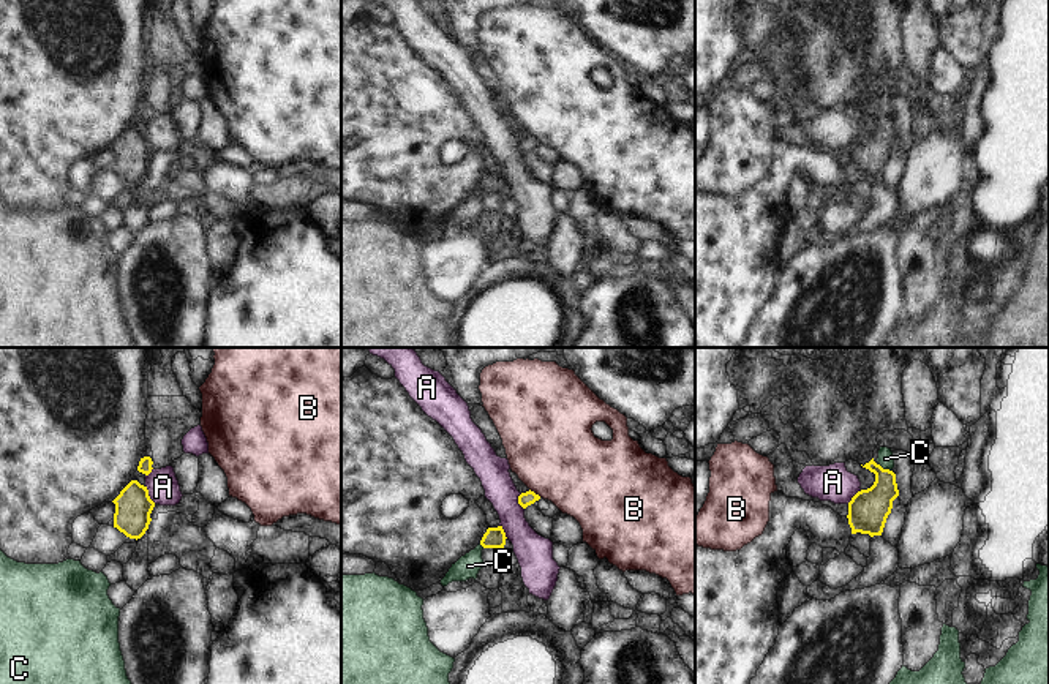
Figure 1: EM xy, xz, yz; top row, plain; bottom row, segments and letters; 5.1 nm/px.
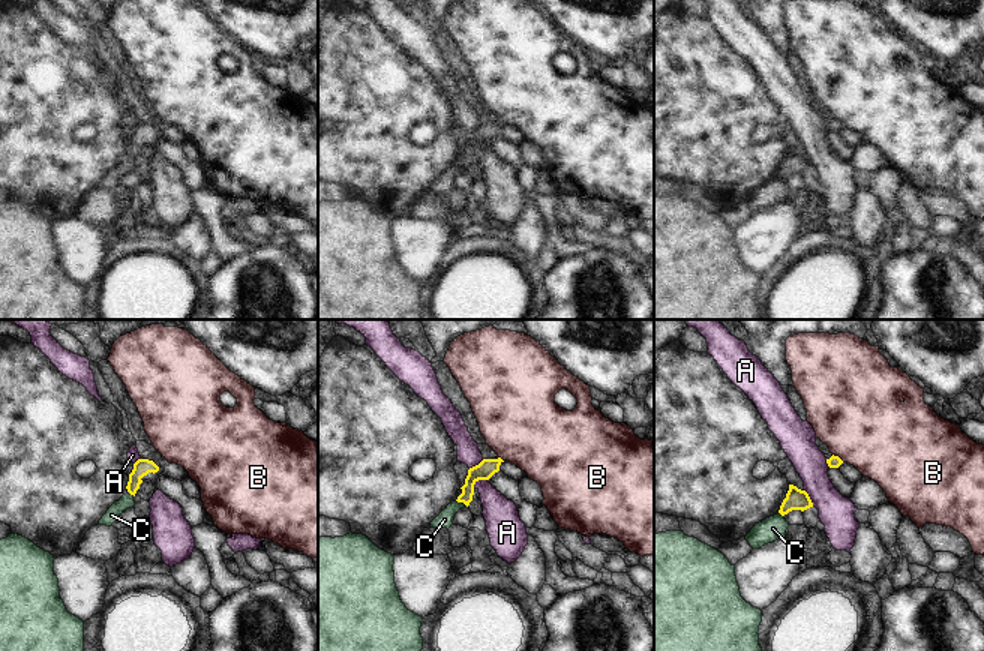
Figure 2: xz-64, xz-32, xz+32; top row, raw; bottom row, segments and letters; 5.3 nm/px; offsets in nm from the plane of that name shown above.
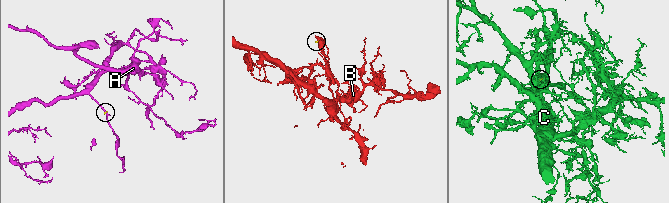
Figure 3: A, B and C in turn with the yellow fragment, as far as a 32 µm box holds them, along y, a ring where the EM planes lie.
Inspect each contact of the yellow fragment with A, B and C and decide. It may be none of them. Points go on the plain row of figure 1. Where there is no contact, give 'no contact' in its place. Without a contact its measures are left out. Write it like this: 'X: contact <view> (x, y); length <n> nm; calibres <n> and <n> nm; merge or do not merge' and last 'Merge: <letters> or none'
A: contact xy (147, 141); length 110 nm; calibres 190 and 160 nm; do not merge
B: contact xz (534, 139); length 80 nm; calibres 70 and 440 nm; do not merge
C: contact yz (885, 116); length 80 nm; calibres 200 and 80 nm; do not merge
Merge: none

